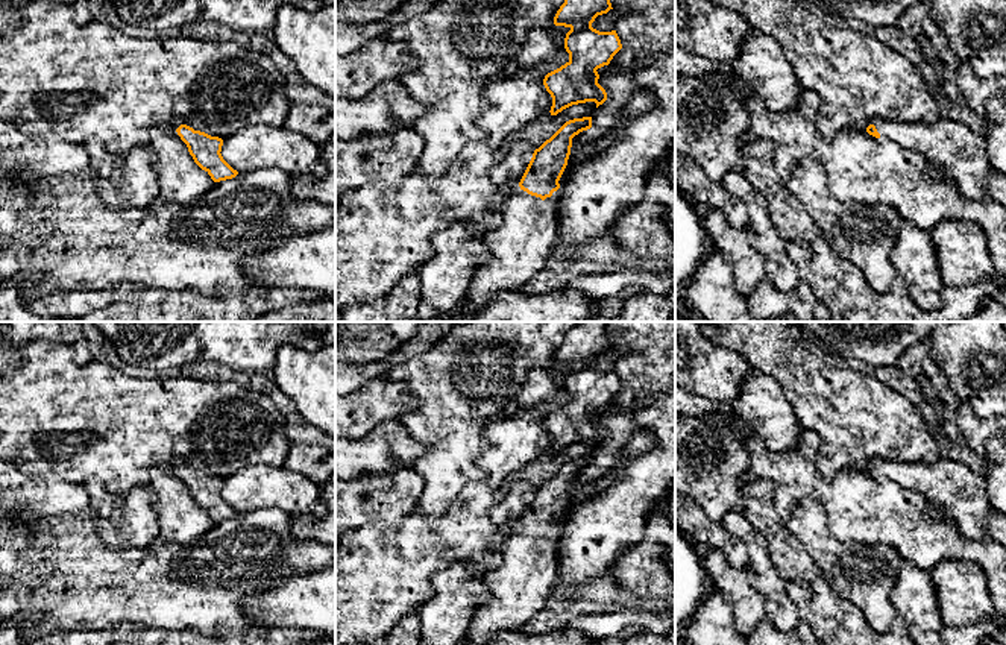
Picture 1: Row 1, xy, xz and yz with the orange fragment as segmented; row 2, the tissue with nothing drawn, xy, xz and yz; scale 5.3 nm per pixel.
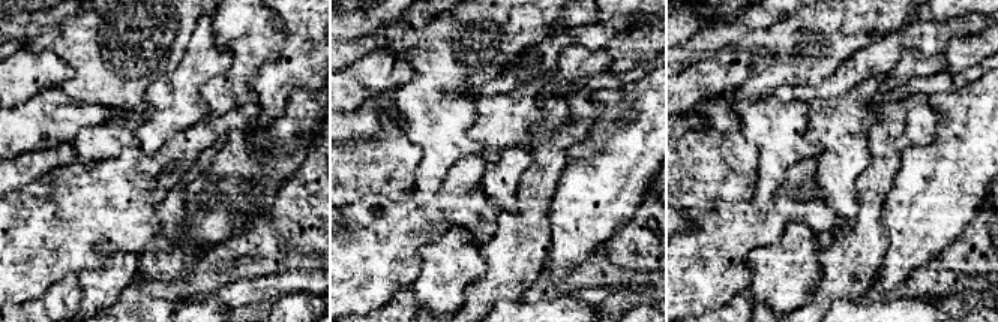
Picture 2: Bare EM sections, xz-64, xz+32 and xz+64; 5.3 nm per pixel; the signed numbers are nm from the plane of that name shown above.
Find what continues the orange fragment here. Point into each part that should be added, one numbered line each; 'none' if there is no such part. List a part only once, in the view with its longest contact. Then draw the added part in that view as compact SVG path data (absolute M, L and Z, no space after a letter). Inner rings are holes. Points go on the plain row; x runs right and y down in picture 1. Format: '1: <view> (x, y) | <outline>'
1: xz (518, 589) | M523 530L505 534L501 543L504 562L483 581L489 603L476 609L463 645L484 645L495 633L520 630L543 610L558 584L558 557L552 546Z

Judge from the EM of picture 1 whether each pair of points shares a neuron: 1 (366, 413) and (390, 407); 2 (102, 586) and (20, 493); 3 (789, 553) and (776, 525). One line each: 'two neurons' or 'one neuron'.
1: one neuron
2: two neurons
3: one neuron

